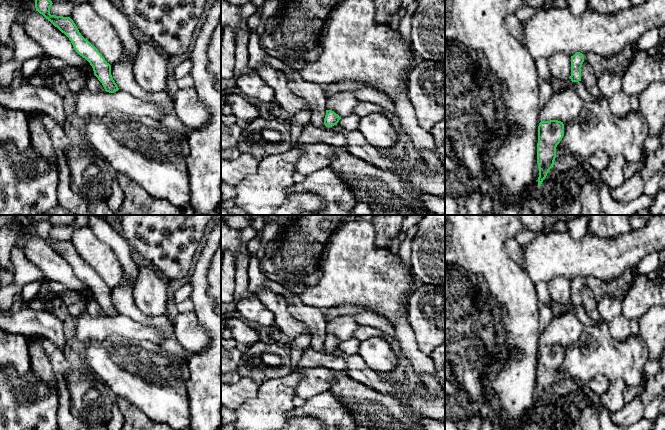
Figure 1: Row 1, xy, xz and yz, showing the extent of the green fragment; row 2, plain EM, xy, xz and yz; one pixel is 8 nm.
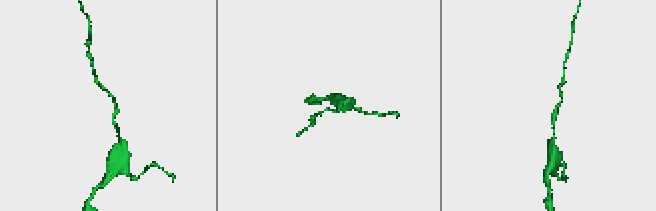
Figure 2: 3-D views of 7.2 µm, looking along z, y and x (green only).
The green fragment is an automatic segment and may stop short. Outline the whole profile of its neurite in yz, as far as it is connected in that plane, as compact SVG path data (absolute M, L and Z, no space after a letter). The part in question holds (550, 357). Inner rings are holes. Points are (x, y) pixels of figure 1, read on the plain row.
M558 344L541 345L538 350L537 388L538 410L546 402L556 382L556 371L564 360L564 348Z

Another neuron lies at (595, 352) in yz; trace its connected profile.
M603 321L584 326L581 336L564 348L564 360L556 371L556 381L568 376L577 383L588 384L595 375L622 381L627 387L644 380L647 358L645 342L639 334L627 341L615 340Z

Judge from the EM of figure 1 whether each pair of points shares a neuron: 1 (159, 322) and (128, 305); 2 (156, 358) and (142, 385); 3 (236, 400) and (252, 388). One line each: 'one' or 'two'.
1: one
2: one
3: one

